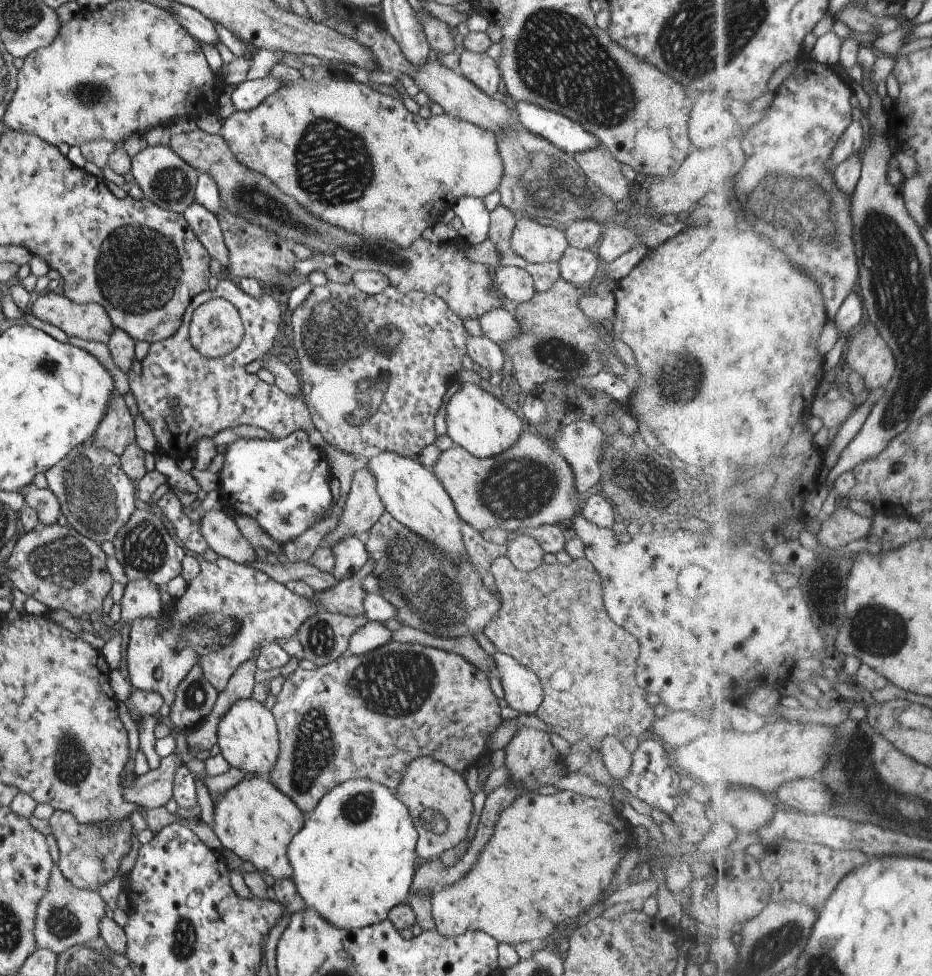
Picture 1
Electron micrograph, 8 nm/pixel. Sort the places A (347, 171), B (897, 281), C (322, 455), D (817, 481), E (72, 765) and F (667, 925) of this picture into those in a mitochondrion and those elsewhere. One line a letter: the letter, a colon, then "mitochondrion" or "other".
A: mitochondrion
B: mitochondrion
C: other
D: other
E: mitochondrion
F: other

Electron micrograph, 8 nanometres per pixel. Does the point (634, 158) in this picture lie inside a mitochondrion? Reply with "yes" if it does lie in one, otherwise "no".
no

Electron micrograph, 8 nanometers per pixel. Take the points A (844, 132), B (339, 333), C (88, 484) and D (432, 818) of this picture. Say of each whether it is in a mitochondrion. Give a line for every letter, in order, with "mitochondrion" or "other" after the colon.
A: other
B: mitochondrion
C: mitochondrion
D: mitochondrion

